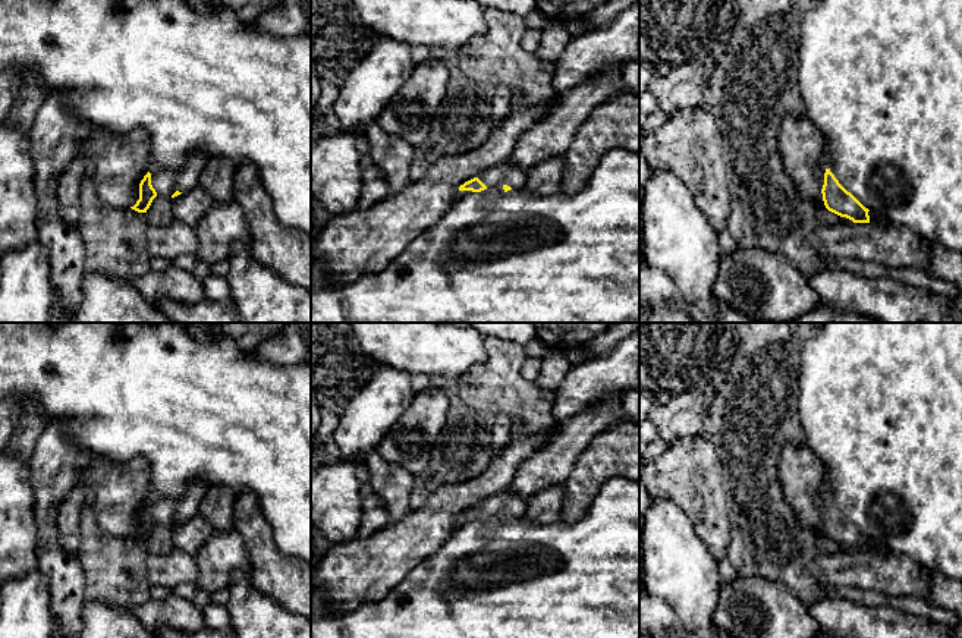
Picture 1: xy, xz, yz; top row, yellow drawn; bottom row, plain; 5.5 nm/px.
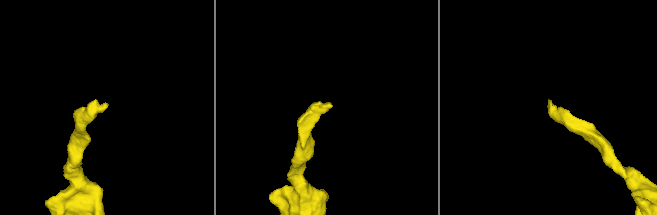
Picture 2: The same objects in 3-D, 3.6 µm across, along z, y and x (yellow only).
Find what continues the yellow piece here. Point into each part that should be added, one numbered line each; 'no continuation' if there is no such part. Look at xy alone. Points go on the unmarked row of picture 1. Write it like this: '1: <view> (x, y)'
1: xy (166, 511)

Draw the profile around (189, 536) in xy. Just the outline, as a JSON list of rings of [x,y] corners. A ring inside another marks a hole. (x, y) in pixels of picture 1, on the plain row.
[[[199,513],[173,527],[173,547],[197,556],[214,528]]]

